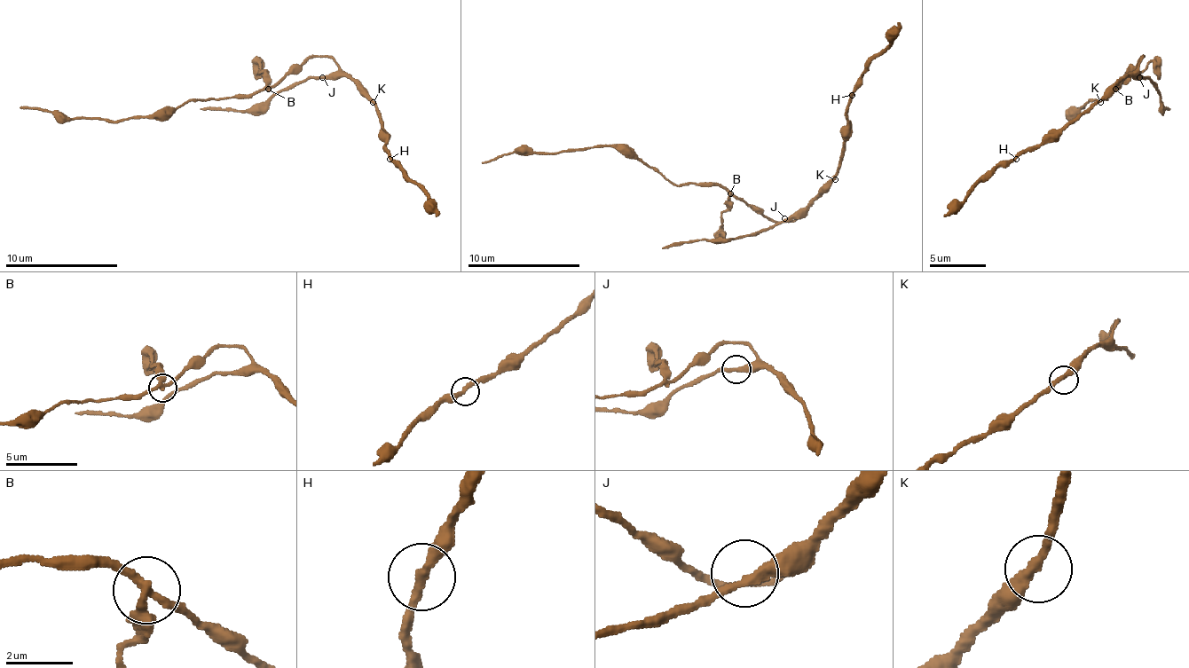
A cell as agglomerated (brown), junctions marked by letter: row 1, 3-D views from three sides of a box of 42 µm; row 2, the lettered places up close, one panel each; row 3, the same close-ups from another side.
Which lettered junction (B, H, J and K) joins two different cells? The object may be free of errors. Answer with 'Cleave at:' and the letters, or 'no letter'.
Cleave at: B

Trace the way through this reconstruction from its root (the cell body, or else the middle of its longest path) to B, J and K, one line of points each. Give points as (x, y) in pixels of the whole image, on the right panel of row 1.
B: (1134, 68), (1114, 89)
J: (1134, 68), (1142, 58), (1139, 60), (1139, 77)
K: (1134, 68), (1142, 58), (1139, 66), (1100, 102)

